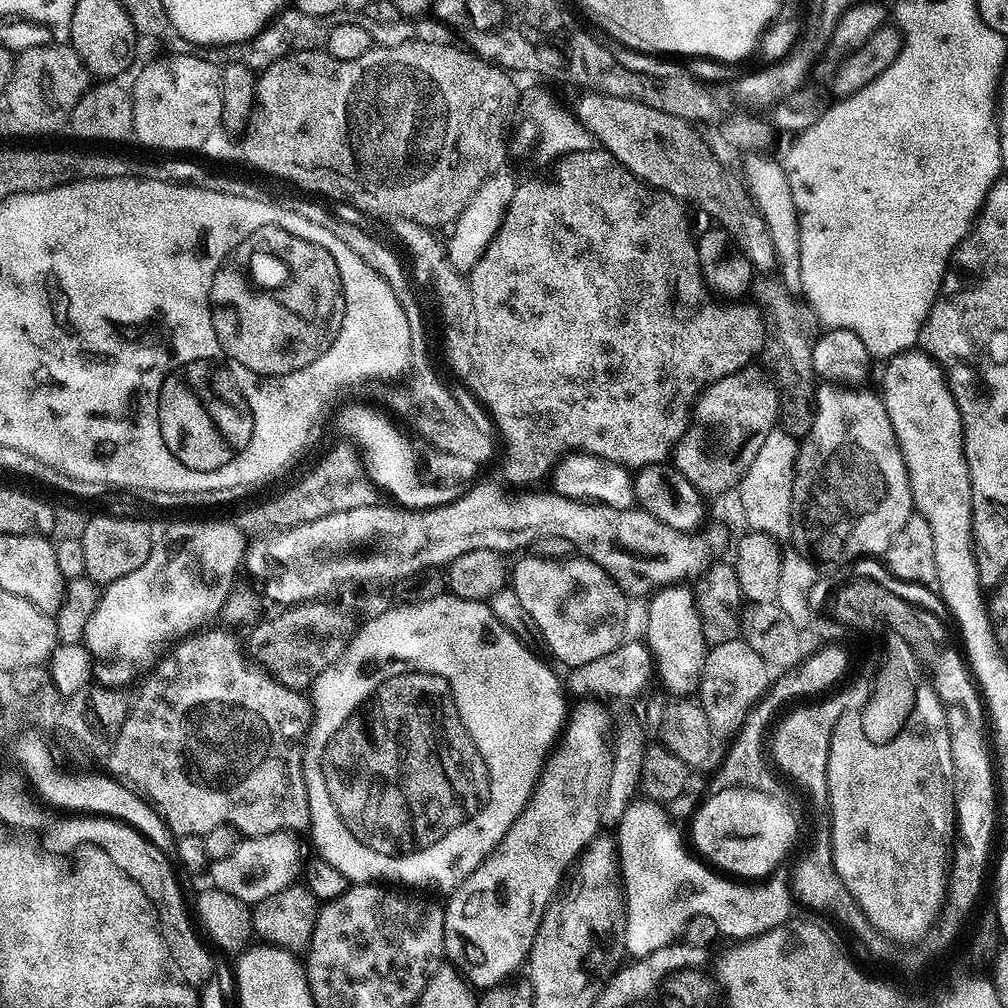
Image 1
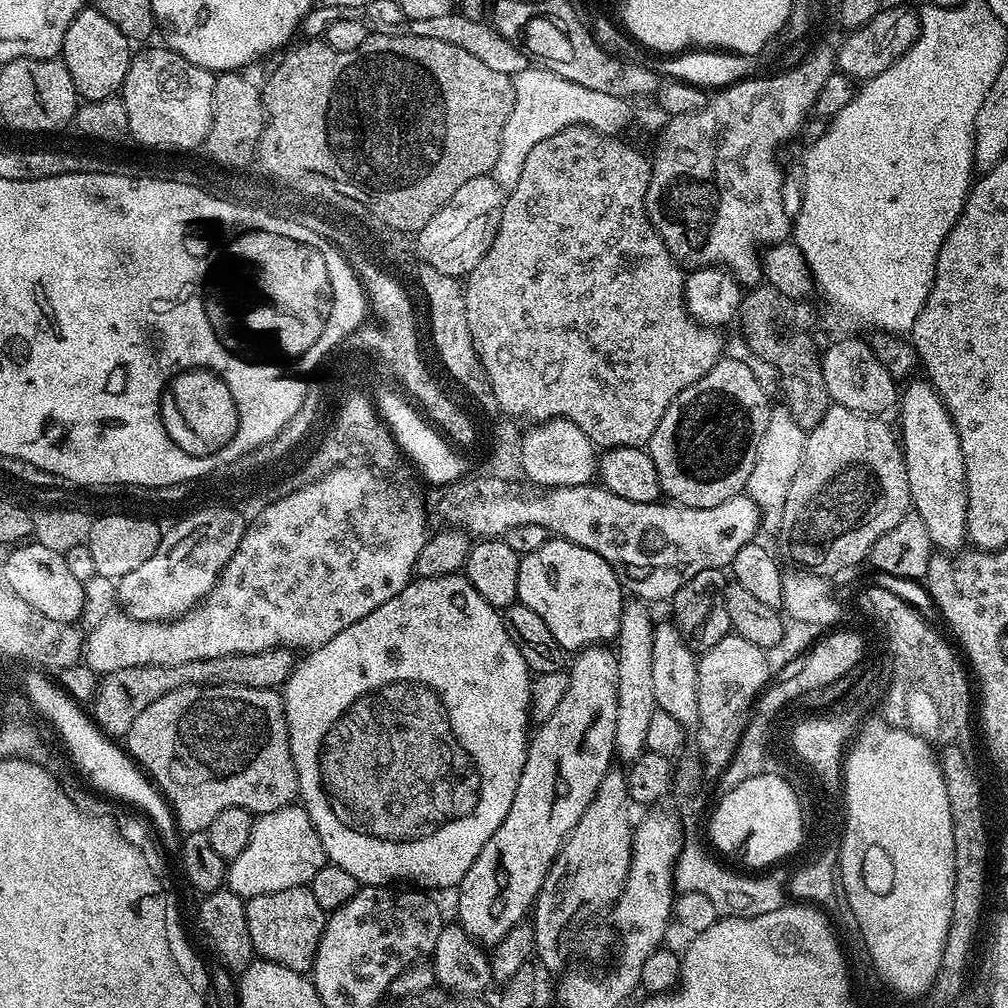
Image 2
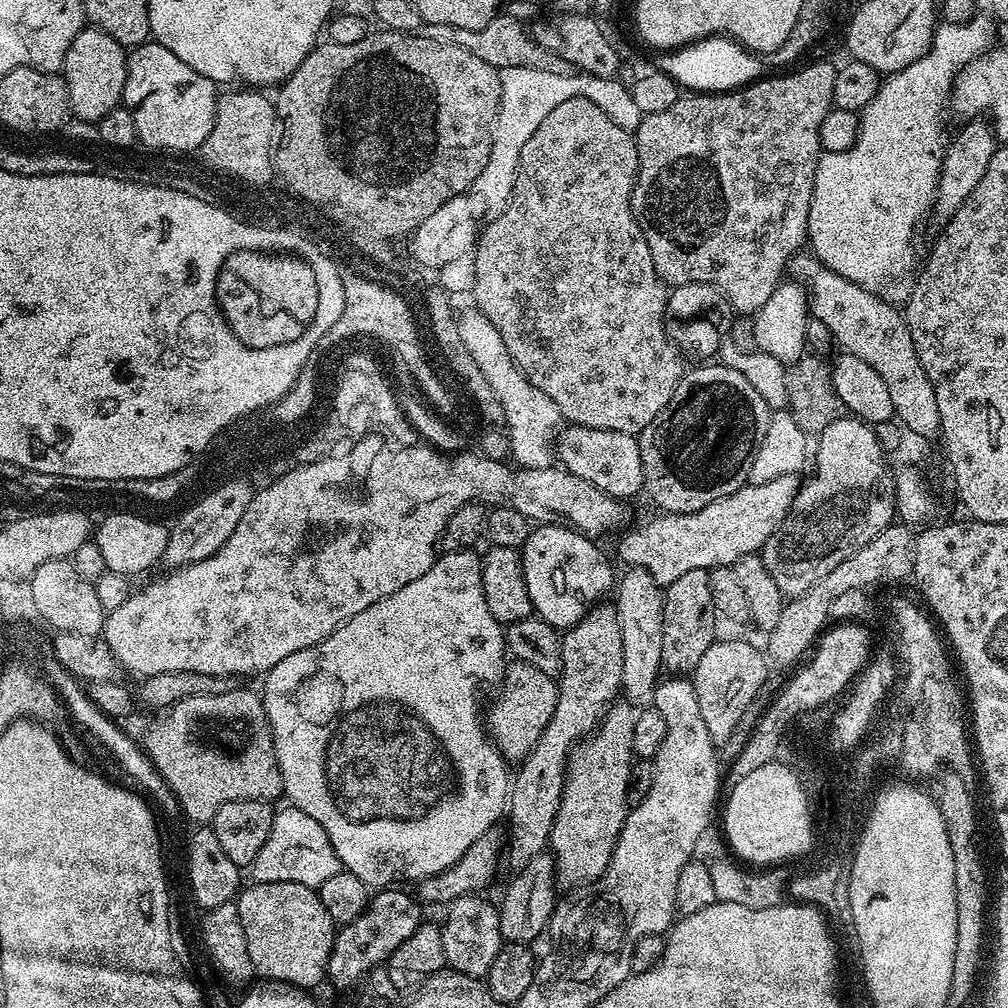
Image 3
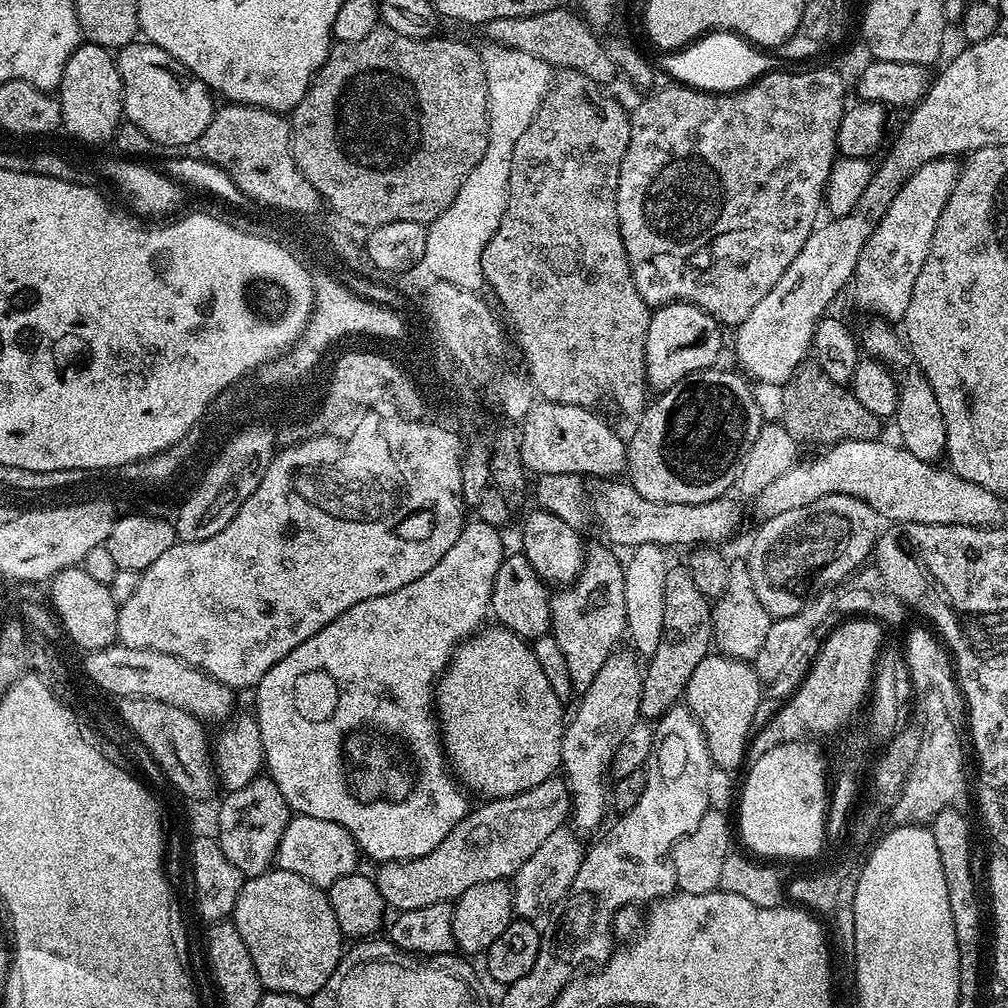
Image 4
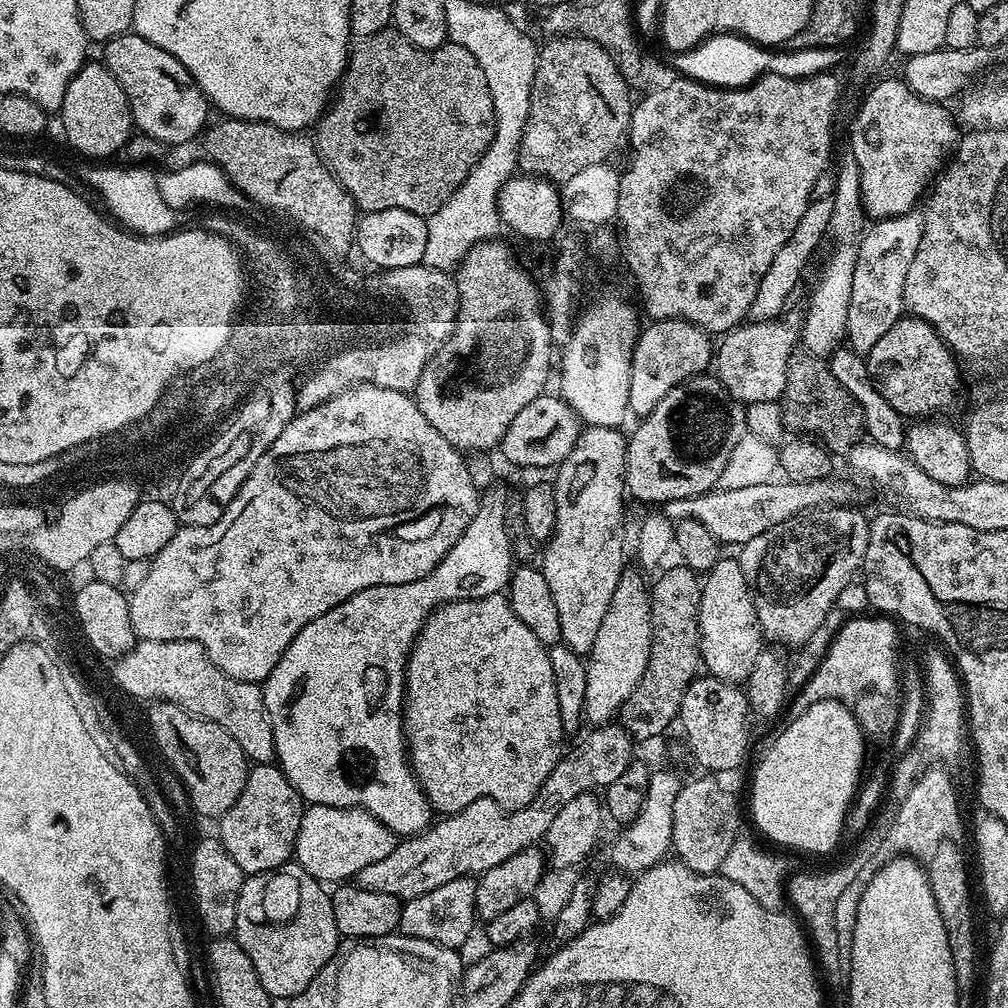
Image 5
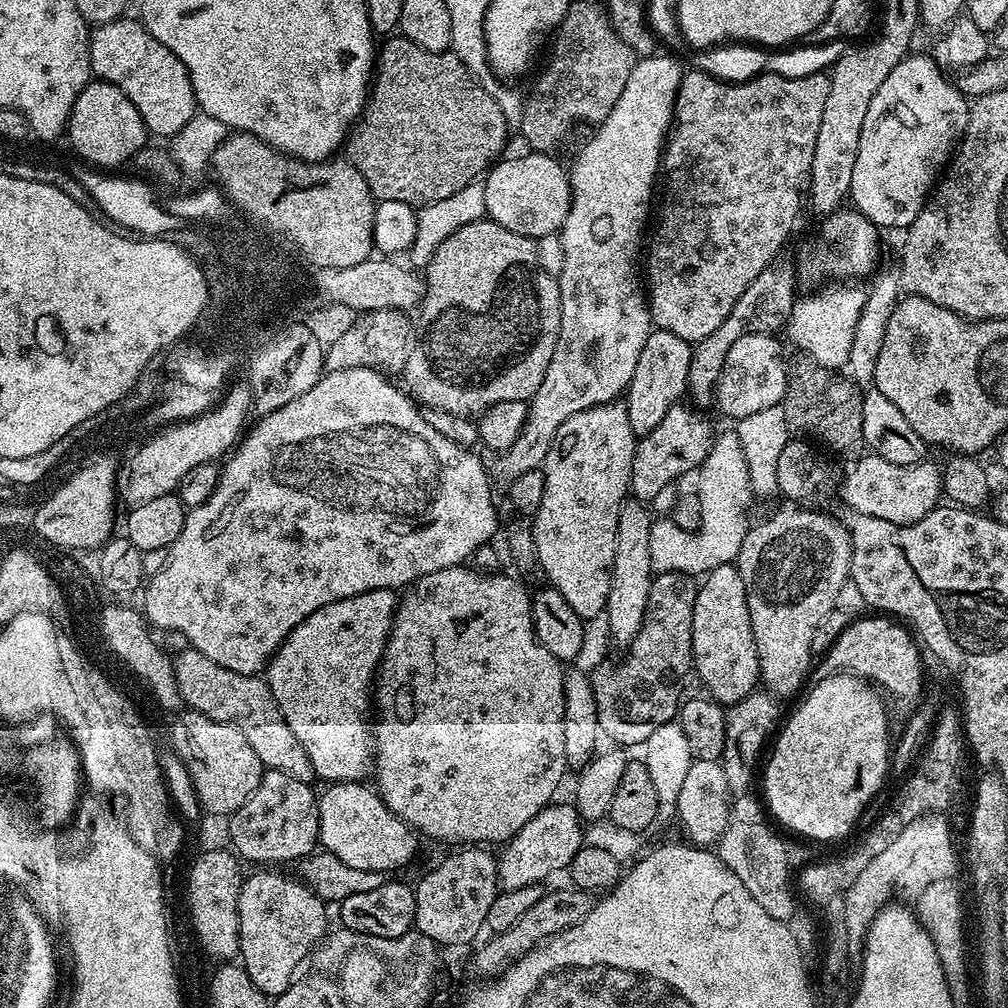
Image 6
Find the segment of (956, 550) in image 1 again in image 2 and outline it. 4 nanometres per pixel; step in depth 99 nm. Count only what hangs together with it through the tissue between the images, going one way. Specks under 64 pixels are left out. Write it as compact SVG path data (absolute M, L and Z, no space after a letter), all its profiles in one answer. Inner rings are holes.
M911 379L905 390L903 387L898 402L902 426L900 440L907 462L907 481L910 482L913 509L926 523L933 547L952 554L959 551L967 539L968 487L965 459L962 458L961 440L948 408L929 381L916 379Z

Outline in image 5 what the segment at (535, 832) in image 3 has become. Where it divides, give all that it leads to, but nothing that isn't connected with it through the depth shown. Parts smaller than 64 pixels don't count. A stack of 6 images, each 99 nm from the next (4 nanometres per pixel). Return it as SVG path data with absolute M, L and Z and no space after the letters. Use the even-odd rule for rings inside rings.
M585 427L580 433L578 442L574 450L555 469L556 484L554 491L556 493L556 525L552 531L552 537L543 545L544 564L542 571L547 584L550 585L550 594L554 594L554 602L558 605L558 619L562 622L562 641L570 646L570 650L587 654L592 651L594 638L598 634L598 628L602 626L602 620L610 610L610 598L614 598L614 590L620 581L620 575L624 572L626 561L624 561L624 500L626 501L626 485L624 475L626 474L626 454L628 453L628 441L625 433L619 428L594 428Z

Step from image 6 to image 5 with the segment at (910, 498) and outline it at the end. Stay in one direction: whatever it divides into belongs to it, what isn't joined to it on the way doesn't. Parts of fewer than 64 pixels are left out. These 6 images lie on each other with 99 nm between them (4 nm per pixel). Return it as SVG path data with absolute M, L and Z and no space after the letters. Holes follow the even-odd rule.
M784 478L781 481L781 484L769 482L758 486L741 486L738 490L720 488L685 500L672 500L666 505L666 515L673 522L700 520L721 545L743 546L750 542L750 538L758 538L758 534L778 526L778 522L786 522L802 512L810 512L821 506L848 506L855 501L852 499L856 496L856 488L848 480L817 478L798 482Z

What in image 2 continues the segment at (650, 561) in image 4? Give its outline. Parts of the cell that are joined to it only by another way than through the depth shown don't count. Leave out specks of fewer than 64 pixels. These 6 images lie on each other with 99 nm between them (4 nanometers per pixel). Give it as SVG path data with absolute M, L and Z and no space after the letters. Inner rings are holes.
M632 604L627 605L624 609L624 614L622 616L622 622L620 623L620 630L617 636L617 639L614 644L615 653L616 653L616 661L618 662L618 709L617 709L617 721L615 723L615 746L616 753L619 759L624 759L624 762L631 762L636 760L637 757L641 755L645 749L646 735L650 726L650 717L656 712L656 699L654 698L654 678L651 677L651 667L653 665L653 630L655 628L653 620L650 620L650 616L645 608L645 605L637 604L638 606L632 606Z

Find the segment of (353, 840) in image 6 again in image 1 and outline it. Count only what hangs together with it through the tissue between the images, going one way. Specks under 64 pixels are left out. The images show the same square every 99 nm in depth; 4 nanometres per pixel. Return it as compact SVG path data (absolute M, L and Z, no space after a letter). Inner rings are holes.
M288 830L241 839L239 846L226 854L226 858L211 861L211 887L234 894L234 898L249 906L262 902L262 898L270 898L270 894L278 894L278 890L289 888L297 883L302 872L300 844L296 840L299 839Z

